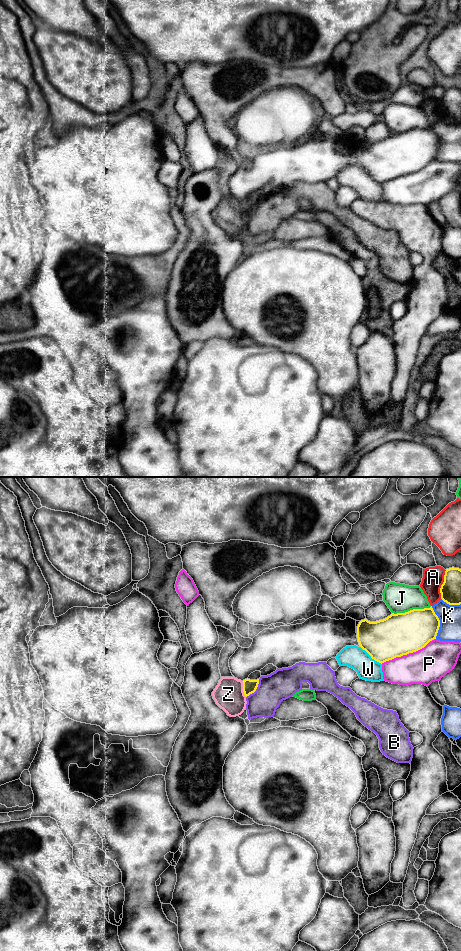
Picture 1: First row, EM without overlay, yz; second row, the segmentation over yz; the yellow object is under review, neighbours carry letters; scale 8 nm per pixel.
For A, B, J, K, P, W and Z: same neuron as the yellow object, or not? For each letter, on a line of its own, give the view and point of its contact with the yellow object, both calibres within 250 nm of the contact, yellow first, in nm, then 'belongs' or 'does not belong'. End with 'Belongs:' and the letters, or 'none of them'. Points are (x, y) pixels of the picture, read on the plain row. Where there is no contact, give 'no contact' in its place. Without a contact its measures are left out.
A: yz (442, 104) | 170/180 nm | does not belong
B: yz (256, 208) | 110/240 nm | does not belong
J: yz (411, 130) | 340/240 nm | does not belong
K: yz (439, 142) | 320/180 nm | does not belong
P: yz (408, 173) | 340/280 nm | does not belong
W: yz (371, 177) | 320/180 nm | does not belong
Z: yz (243, 209) | 110/240 nm | does not belong
Belongs: none of them

